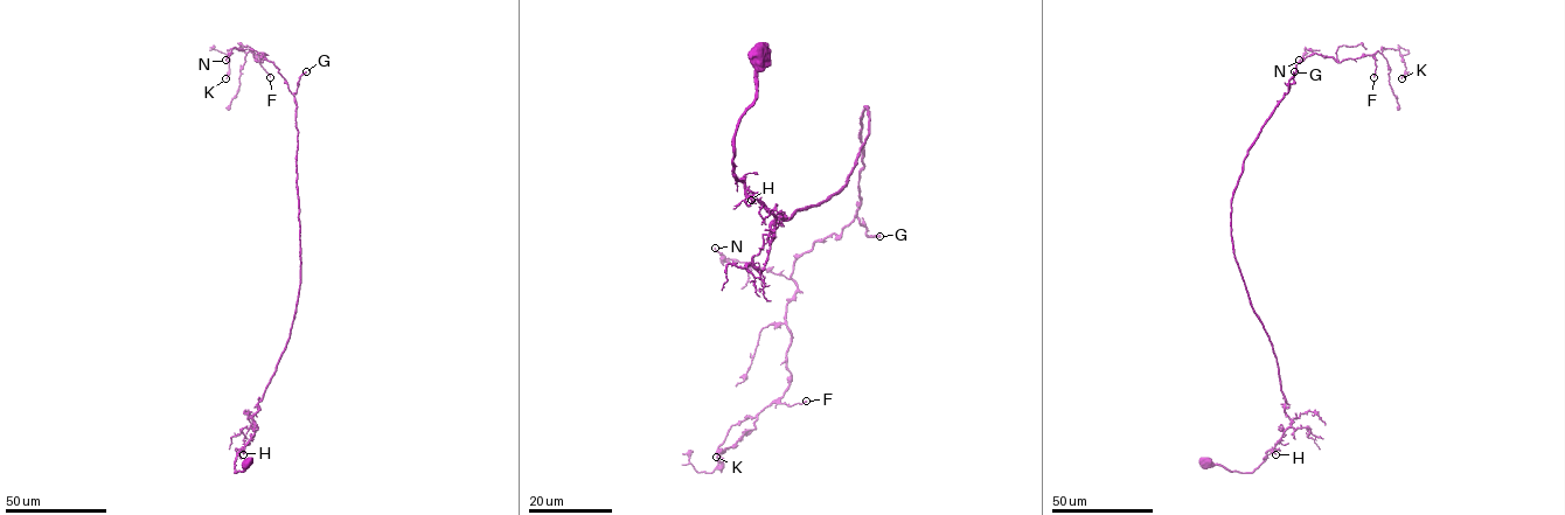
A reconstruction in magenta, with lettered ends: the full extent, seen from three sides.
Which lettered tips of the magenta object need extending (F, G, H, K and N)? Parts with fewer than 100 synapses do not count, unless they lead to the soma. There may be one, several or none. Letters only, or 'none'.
G

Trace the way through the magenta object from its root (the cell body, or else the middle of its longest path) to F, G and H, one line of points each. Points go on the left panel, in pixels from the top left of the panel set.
F: (248, 461), (235, 472), (289, 338), (300, 282), (297, 102), (273, 63), (255, 54), (270, 77)
G: (248, 461), (235, 472), (237, 453), (254, 433), (252, 416), (289, 338), (298, 296), (293, 94), (306, 71)
H: (248, 461), (243, 470), (235, 472), (235, 460), (242, 447), (243, 454)

